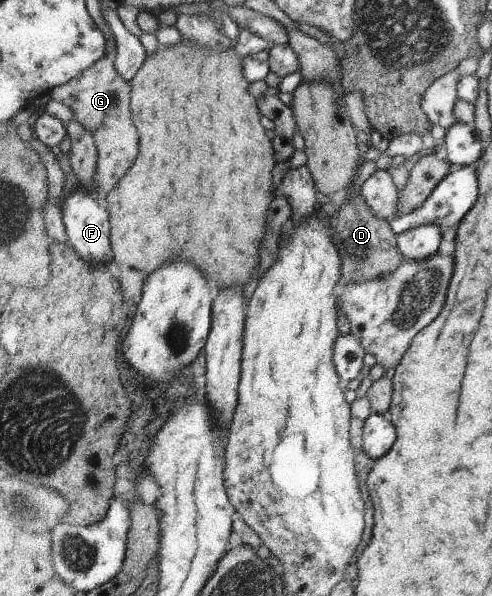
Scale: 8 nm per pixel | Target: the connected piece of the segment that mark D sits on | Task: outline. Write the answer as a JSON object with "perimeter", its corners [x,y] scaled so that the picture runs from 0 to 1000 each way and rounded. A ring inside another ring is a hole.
{"perimeter":[[[734,326],[693,346],[677,379],[675,404],[697,436],[693,450],[701,480],[717,468],[726,468],[730,475],[744,475],[801,458],[821,436],[805,396],[795,386],[793,371],[766,366]]]}

